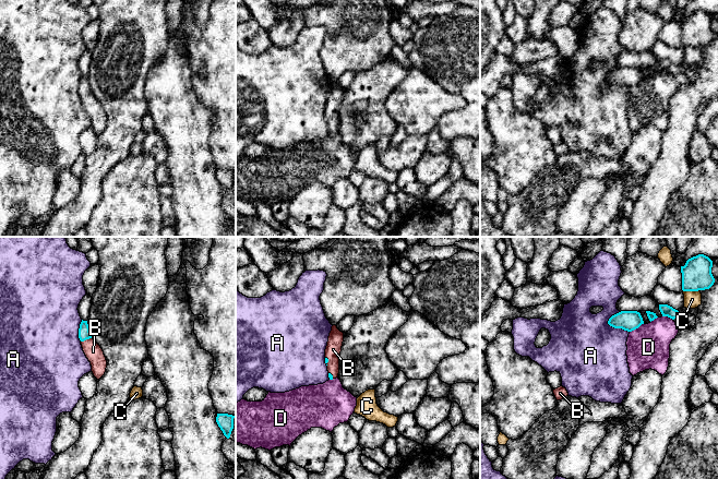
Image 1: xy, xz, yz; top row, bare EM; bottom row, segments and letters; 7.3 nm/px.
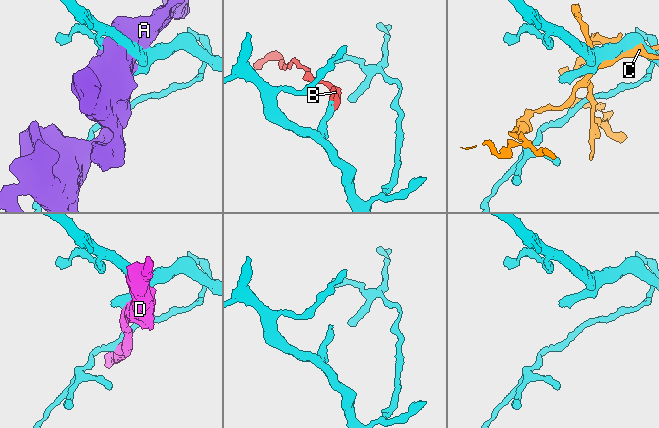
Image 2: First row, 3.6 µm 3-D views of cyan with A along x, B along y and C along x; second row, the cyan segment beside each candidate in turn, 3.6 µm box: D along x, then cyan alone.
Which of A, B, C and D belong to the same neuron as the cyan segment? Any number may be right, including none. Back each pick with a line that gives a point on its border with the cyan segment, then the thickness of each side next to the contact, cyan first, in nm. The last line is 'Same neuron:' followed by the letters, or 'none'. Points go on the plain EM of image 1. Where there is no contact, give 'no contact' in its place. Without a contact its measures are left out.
B: meets cyan in xy at (85, 95); 90 nm thick on the cyan side, 130 nm on the other
Same neuron: B

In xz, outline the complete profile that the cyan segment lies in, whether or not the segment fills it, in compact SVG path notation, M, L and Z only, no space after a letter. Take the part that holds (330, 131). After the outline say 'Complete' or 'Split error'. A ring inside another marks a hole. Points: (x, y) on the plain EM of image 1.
M336 81L332 82L325 105L325 119L327 121L330 135L338 133L339 129L339 110L344 97L344 88Z. Split error

